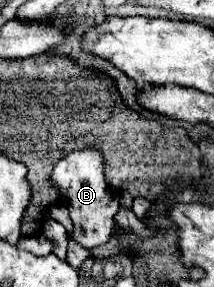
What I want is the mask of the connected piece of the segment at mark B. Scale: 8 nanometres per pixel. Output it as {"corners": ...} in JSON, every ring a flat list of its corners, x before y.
{"corners":[[84,147,64,155,50,173,52,187,58,191,60,199,70,211,70,219,74,229,70,239,76,243,84,243,88,249,106,243,112,237,114,229,114,215,120,209,120,195,112,191,104,177,104,155,96,147]]}

